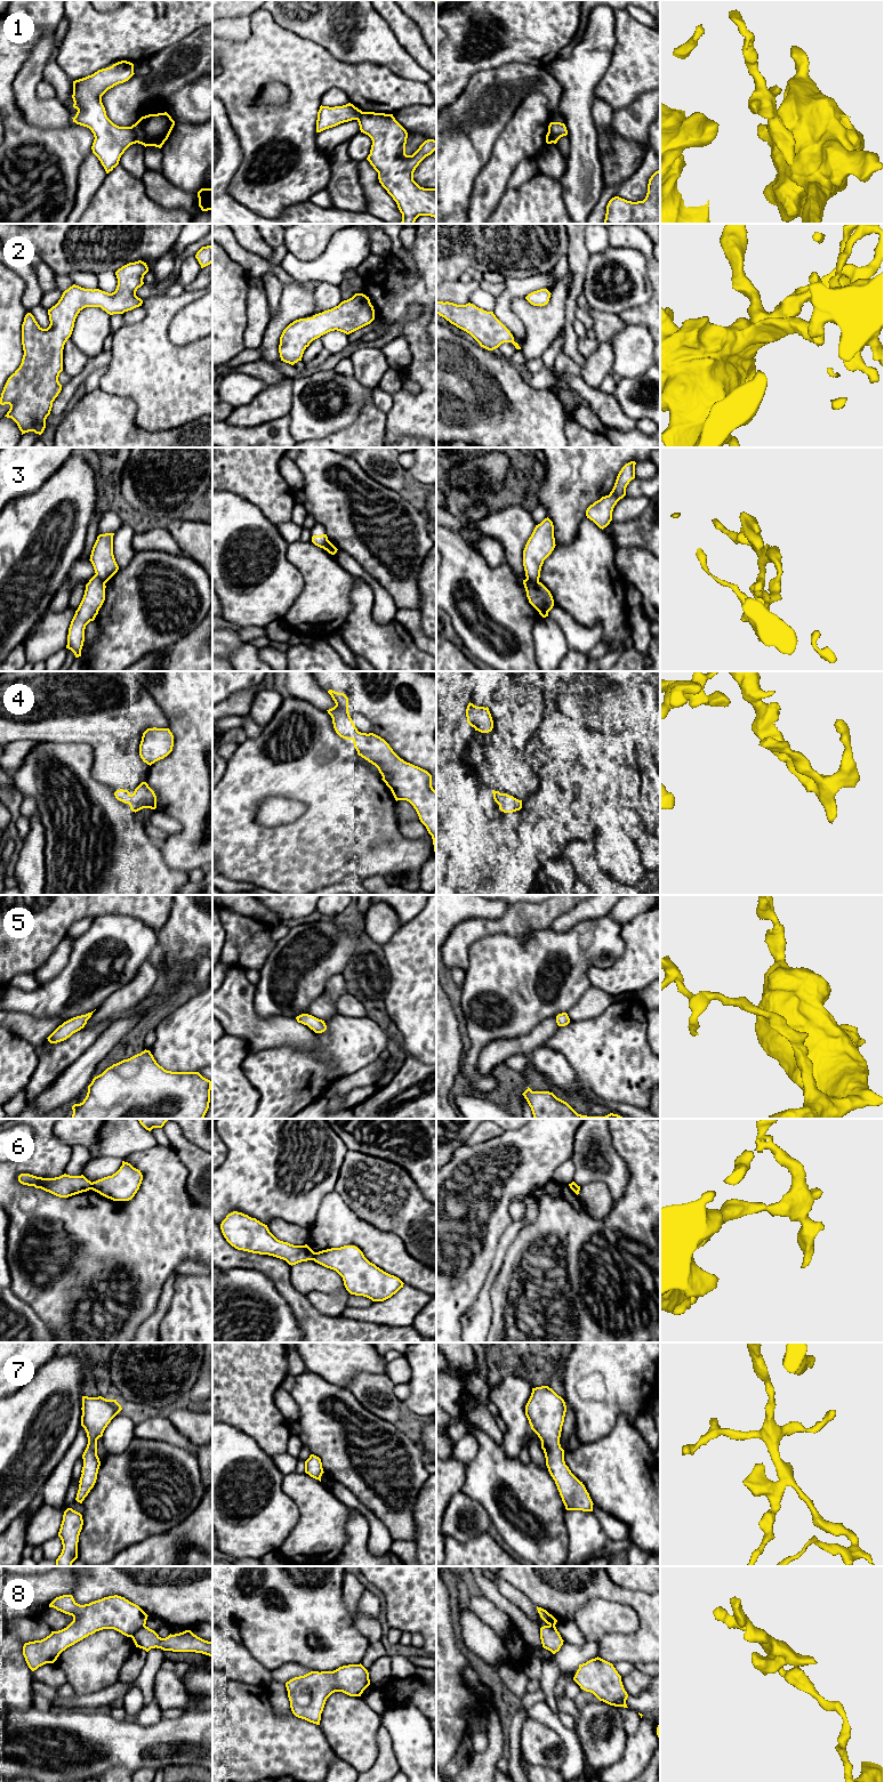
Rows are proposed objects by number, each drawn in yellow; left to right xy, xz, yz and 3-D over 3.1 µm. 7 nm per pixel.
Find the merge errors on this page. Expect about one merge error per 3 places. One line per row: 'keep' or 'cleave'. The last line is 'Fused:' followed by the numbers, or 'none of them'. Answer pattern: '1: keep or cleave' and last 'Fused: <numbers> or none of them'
1: cleave
2: keep
3: cleave
4: keep
5: keep
6: cleave
7: keep
8: cleave
Fused: 1, 3, 6, 8

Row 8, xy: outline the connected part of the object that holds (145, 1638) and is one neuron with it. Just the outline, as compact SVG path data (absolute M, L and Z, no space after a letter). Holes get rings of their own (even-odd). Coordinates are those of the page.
M144 1626L131 1637L136 1647L148 1652L151 1648L161 1648L172 1652L195 1652L212 1656L212 1642L204 1640L191 1630L169 1635L161 1638L154 1630Z

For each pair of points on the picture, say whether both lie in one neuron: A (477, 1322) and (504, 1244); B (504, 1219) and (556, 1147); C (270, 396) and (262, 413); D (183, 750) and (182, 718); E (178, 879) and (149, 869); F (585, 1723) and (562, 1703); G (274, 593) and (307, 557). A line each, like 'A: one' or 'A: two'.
A: one
B: one
C: one
D: one
E: one
F: two
G: two

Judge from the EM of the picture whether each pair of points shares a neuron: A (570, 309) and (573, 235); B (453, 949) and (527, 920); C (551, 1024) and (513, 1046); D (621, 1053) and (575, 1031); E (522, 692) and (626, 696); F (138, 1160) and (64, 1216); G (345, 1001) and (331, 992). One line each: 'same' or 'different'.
A: same
B: same
C: same
D: same
E: different
F: same
G: different

